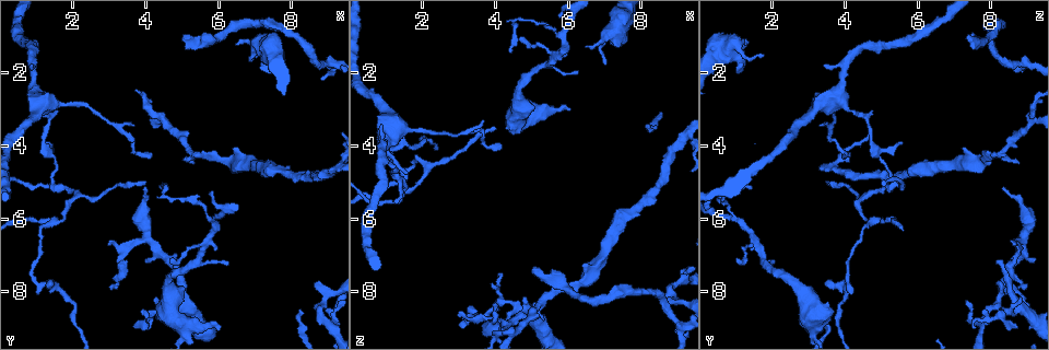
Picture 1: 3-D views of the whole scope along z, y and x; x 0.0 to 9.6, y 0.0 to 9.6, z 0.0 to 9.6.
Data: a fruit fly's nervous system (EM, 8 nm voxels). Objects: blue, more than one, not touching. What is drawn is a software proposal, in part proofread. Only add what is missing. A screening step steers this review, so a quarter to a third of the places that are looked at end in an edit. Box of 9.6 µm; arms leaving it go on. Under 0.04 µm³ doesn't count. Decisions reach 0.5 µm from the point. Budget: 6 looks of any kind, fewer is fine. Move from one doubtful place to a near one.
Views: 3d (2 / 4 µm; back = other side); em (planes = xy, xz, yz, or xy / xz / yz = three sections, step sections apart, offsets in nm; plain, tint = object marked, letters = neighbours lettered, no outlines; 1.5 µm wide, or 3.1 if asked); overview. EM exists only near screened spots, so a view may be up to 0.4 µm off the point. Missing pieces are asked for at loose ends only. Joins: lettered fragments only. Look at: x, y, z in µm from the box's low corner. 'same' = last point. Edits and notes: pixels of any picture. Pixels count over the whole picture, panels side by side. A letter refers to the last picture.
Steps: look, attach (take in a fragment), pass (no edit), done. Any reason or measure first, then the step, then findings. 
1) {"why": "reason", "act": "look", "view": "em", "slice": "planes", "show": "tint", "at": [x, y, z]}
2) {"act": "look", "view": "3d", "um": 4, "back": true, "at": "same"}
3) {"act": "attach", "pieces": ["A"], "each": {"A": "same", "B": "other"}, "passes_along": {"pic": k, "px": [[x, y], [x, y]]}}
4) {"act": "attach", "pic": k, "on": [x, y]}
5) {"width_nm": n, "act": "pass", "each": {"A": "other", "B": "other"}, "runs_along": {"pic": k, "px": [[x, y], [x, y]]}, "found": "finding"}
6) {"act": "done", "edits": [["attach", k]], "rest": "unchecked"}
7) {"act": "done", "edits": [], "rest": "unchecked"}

{"act": "look", "view": "em", "slice": "planes", "show": "letters", "at": [5.05, 1.05, 7.35]}

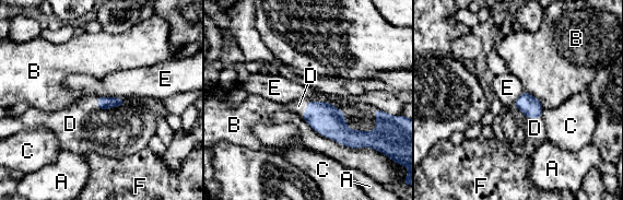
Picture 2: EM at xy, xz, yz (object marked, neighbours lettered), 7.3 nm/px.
{"longest_contact_nm": ["B", 550], "act": "attach", "pieces": ["D"], "each": {"A": "other", "B": "other", "C": "other", "D": "same", "E": "other", "F": "other"}, "passes_along": {"pic": 2, "px": [[329, 121], [306, 108], [298, 106]]}, "found": "the neuron continues"}

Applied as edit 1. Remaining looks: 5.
{"why": "branch stops here", "act": "look", "view": "3d", "um": 2, "back": true, "at": [6.50, 1.20, 1.30]}

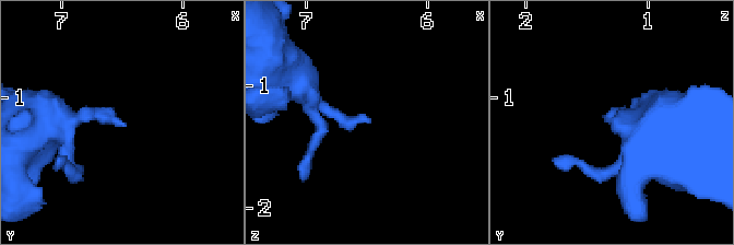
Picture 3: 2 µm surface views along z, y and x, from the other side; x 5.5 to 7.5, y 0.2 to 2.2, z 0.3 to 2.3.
{"why": "need the tissue", "act": "look", "view": "em", "slice": "planes", "show": "letters", "at": [6.52, 1.22, 1.28]}

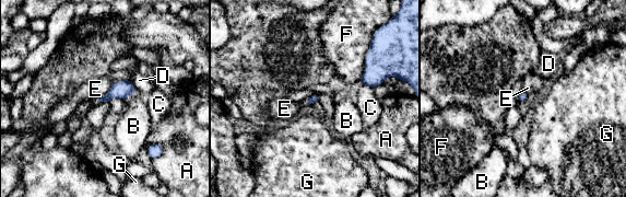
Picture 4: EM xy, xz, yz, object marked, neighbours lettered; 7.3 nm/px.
{"act": "pass", "each": {"A": "other", "B": "other", "C": "other", "D": "other", "E": "other", "F": "other", "G": "other"}, "border": {"pic": 4, "px": [[115, 80], [111, 87], [96, 100]]}, "found": "none of them fits"}

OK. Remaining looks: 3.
{"why": "branch stops here", "act": "look", "view": "em", "slice": "planes", "show": "tint", "at": [0.85, 1.75, 3.45]}

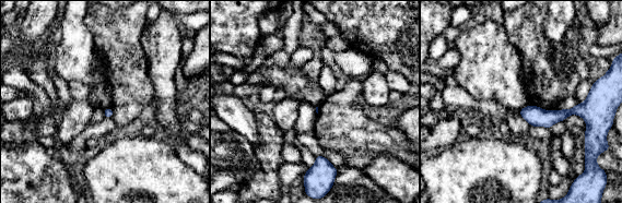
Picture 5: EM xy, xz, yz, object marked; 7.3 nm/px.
{"why": "see the neighbours", "act": "look", "view": "em", "slice": "planes", "show": "letters", "at": "same"}

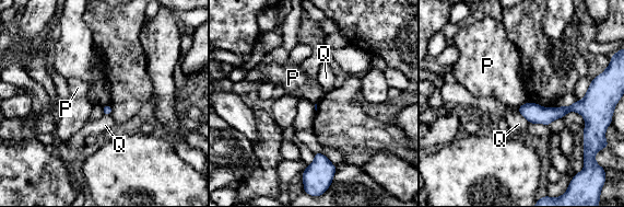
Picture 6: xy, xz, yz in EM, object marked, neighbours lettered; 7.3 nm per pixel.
{"act": "pass", "each": {"P": "other", "Q": "other"}, "runs_along": {"pic": 6, "px": [[589, 96], [557, 113], [521, 111]]}, "found": "none of them fits"}

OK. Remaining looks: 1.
{"act": "done", "edits": [["attach", 2]], "rest": "unchecked"}

